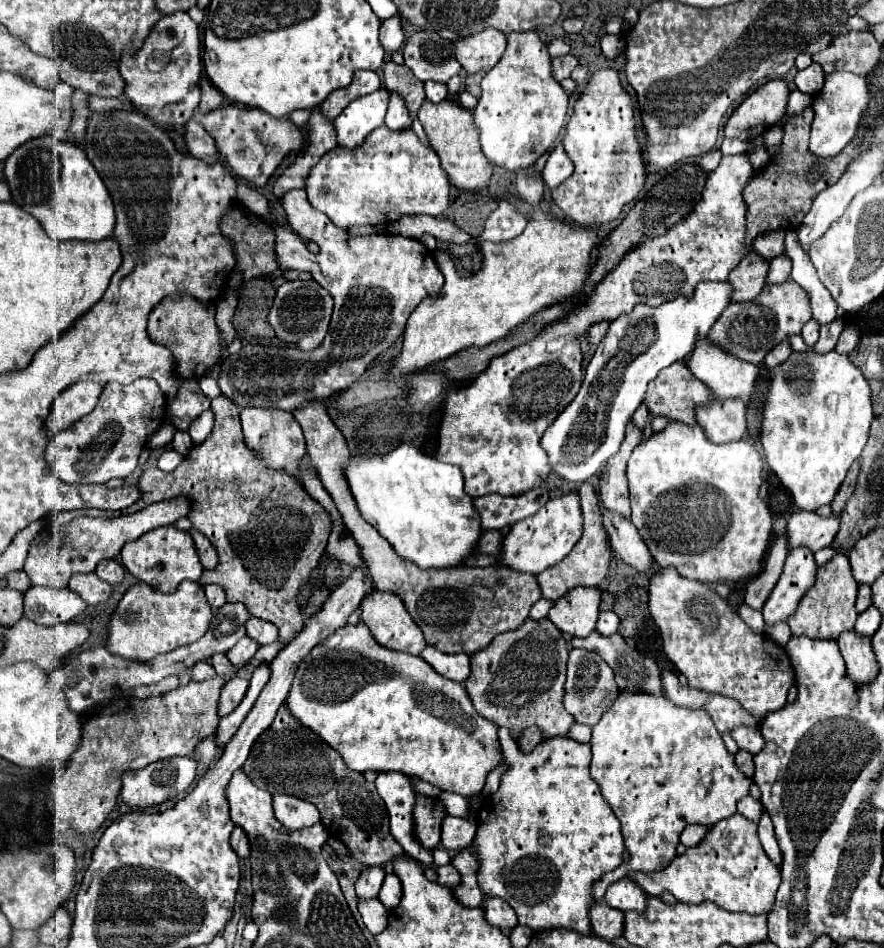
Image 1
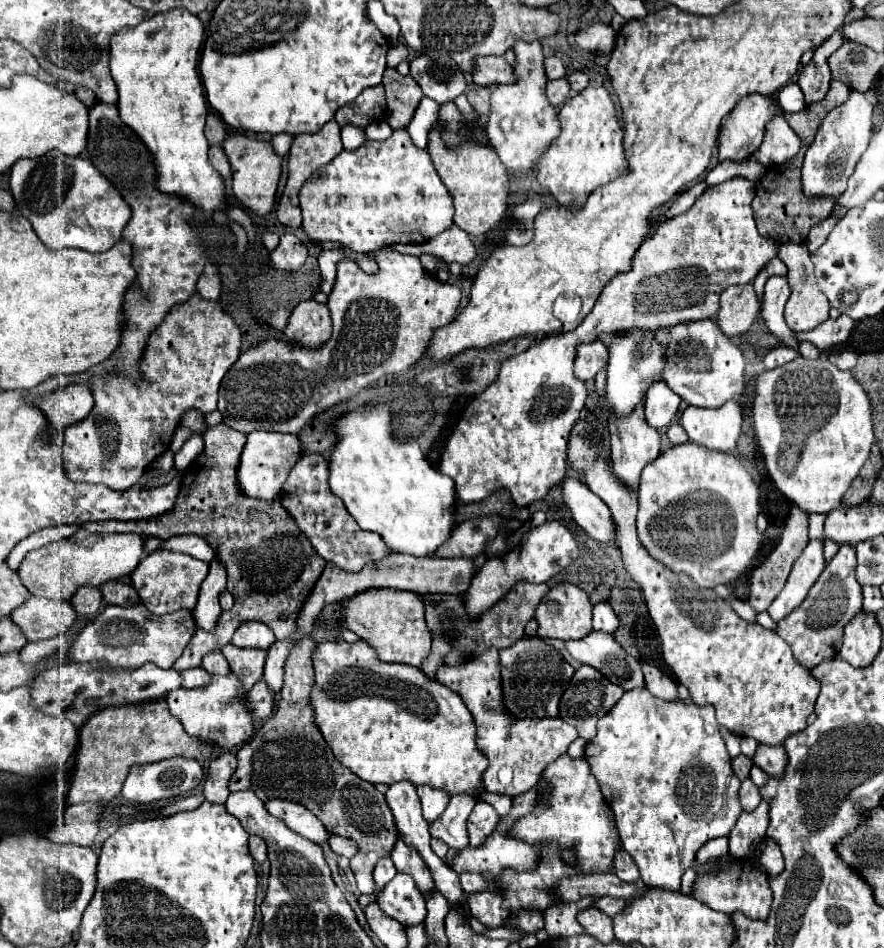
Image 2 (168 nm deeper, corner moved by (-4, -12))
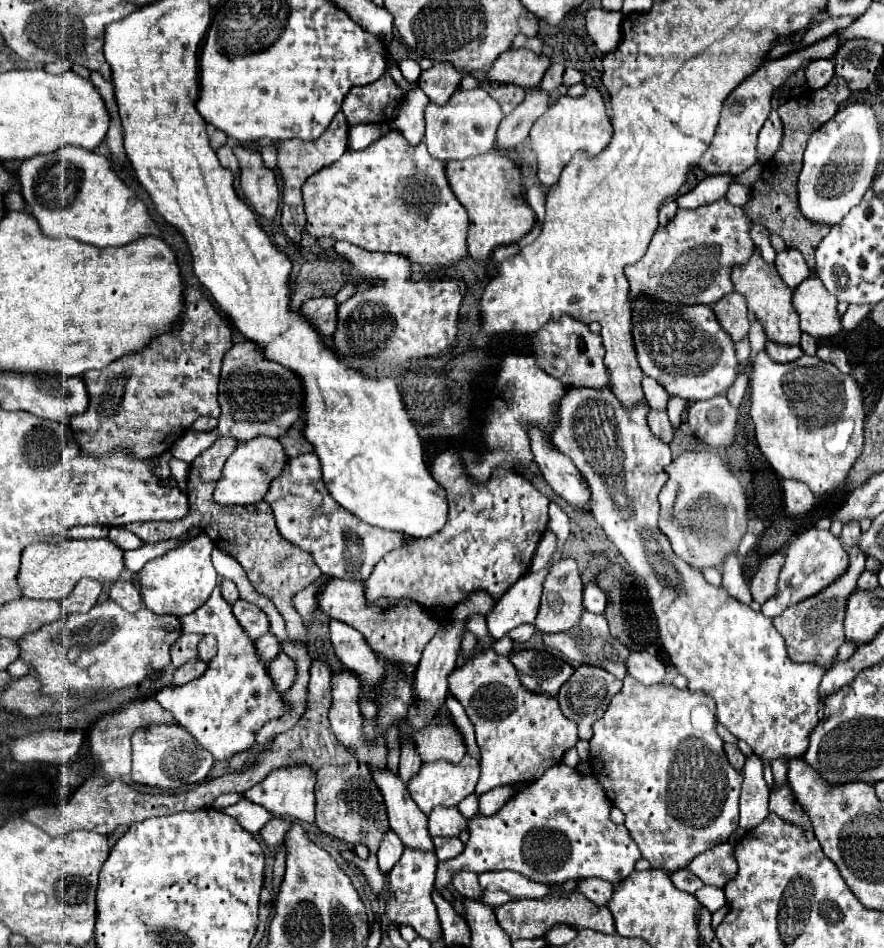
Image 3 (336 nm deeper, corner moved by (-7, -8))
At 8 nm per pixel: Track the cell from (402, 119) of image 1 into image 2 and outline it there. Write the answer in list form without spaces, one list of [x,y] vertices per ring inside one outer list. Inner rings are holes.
[[[369,124],[365,128],[365,132],[367,132],[365,134],[367,140],[385,140],[385,138],[389,138],[393,134],[393,130],[391,130],[389,124]]]

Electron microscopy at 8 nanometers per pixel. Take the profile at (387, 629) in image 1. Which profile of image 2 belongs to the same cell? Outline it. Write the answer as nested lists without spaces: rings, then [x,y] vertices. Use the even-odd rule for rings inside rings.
[[[373,588],[357,594],[343,606],[343,626],[367,640],[385,662],[401,662],[421,668],[431,652],[431,634],[423,618],[423,602],[415,592],[397,588]]]

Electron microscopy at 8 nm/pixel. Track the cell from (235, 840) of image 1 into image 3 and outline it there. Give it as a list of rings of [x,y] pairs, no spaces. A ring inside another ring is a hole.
[[[272,818],[262,830],[262,838],[268,846],[274,846],[274,844],[280,844],[284,840],[284,834],[290,830],[292,826],[292,820],[290,818]]]

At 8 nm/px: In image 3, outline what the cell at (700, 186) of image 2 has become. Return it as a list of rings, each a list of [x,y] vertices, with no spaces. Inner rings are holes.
[[[670,200],[670,202],[666,202],[662,208],[660,208],[660,228],[664,228],[666,224],[668,224],[668,220],[676,214],[676,210],[678,210],[678,206],[676,206],[676,202],[674,200]]]

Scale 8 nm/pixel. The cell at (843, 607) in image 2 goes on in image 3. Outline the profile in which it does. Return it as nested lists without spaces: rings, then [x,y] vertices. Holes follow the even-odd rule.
[[[856,520],[846,522],[844,528],[842,528],[842,538],[844,538],[844,544],[850,548],[850,568],[848,568],[848,572],[844,576],[840,576],[836,582],[832,582],[832,586],[828,586],[820,594],[796,604],[796,606],[790,606],[780,616],[772,618],[772,626],[782,634],[784,642],[786,642],[788,658],[792,662],[820,664],[824,670],[830,670],[832,664],[836,662],[838,648],[846,640],[844,638],[844,626],[842,626],[844,602],[848,602],[848,594],[852,590],[856,590],[858,574],[864,570],[864,562],[866,562],[862,552],[854,546],[858,536],[860,536],[860,522],[856,522]]]

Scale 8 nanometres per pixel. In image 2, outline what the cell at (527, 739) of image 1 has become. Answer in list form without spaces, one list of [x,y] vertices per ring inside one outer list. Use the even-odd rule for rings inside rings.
[[[489,650],[489,654],[481,654],[481,658],[473,658],[459,666],[443,664],[435,672],[435,680],[457,692],[477,722],[477,746],[489,760],[489,768],[483,774],[487,792],[515,798],[531,790],[537,784],[545,764],[565,754],[567,746],[577,738],[577,730],[561,718],[515,720],[501,710],[501,670],[497,650]]]

